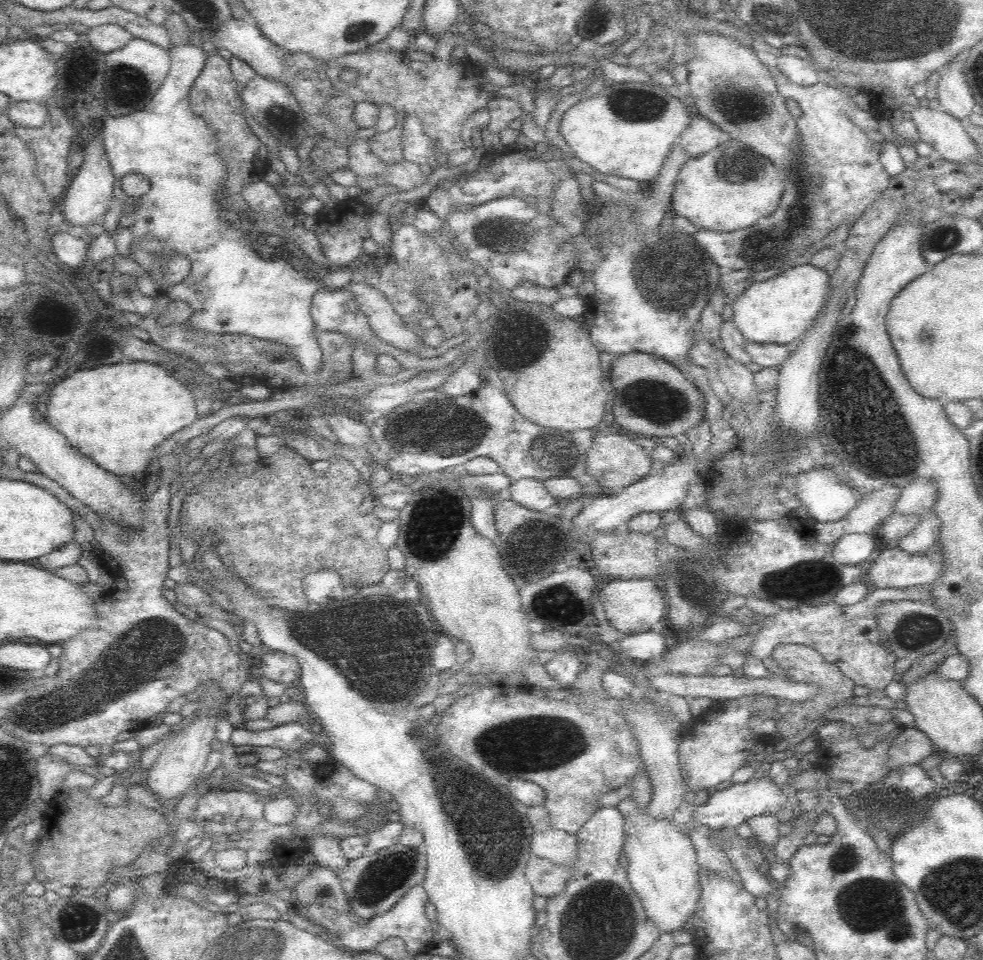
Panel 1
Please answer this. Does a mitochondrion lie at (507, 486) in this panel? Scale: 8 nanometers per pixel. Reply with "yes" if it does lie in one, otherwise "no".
no

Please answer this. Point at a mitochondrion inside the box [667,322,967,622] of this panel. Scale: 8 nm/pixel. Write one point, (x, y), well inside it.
(884, 440)

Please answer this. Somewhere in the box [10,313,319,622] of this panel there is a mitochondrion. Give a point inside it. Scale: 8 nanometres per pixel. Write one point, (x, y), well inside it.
(101, 348)

